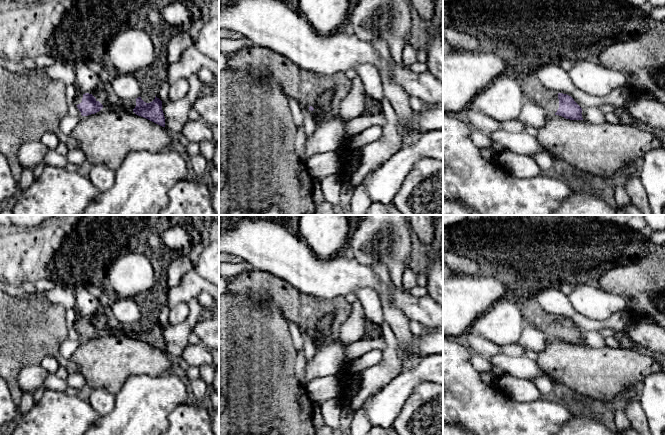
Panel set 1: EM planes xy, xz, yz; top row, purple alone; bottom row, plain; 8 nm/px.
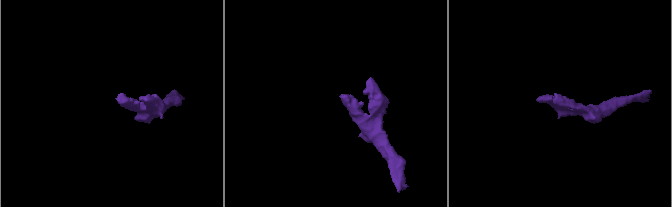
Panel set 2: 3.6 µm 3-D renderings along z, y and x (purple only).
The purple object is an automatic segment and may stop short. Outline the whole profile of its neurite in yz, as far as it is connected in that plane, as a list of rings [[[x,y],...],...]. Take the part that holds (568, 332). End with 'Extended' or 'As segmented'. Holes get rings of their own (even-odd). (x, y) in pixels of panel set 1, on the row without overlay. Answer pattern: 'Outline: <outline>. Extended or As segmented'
Outline: [[[523,298],[520,303],[527,324],[537,327],[552,339],[570,344],[583,344],[582,332],[571,320],[549,314],[541,308],[535,298]]]. Extended

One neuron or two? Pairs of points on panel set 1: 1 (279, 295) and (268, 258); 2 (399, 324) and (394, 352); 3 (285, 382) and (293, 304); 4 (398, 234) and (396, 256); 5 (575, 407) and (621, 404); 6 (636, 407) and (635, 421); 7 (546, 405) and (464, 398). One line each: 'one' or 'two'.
1: two
2: two
3: two
4: one
5: one
6: one
7: one

